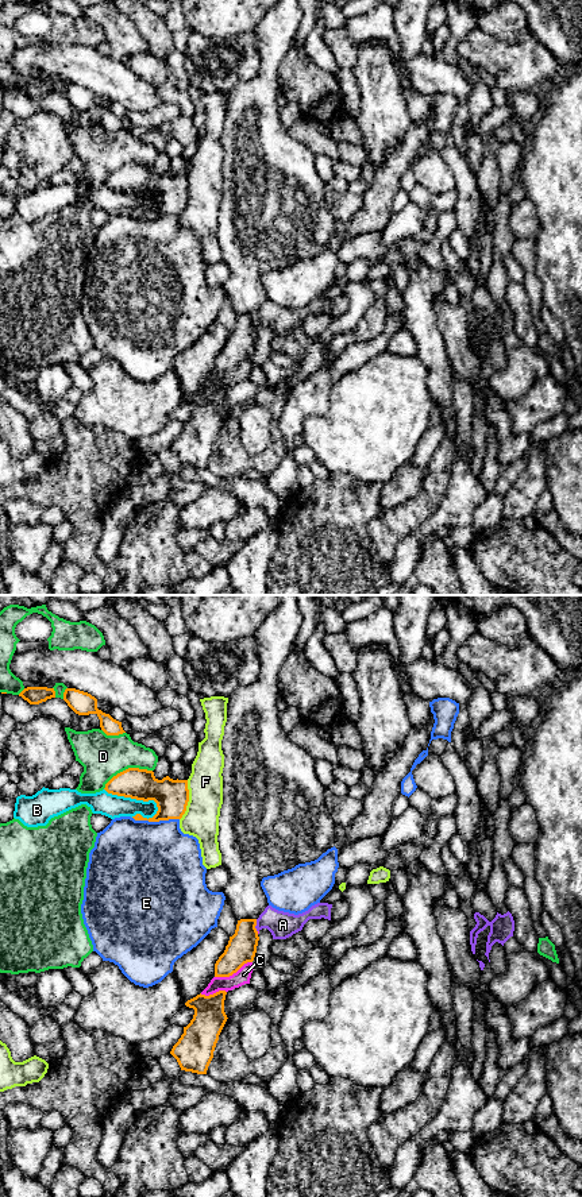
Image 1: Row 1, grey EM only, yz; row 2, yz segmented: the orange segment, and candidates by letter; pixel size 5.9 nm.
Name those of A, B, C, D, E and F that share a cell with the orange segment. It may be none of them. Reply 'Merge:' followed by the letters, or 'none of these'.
Merge: none of these

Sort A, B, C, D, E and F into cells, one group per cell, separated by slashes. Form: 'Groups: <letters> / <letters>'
Groups: A C / B / D / E / F

